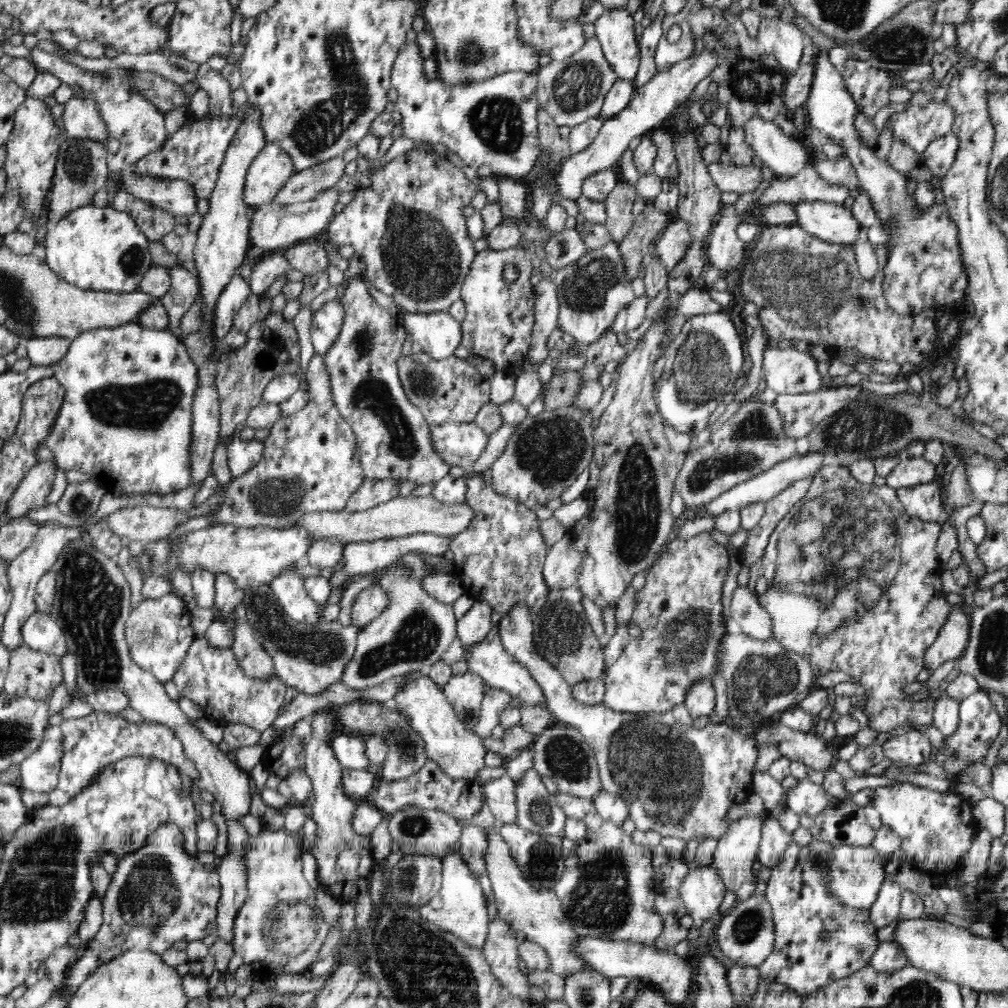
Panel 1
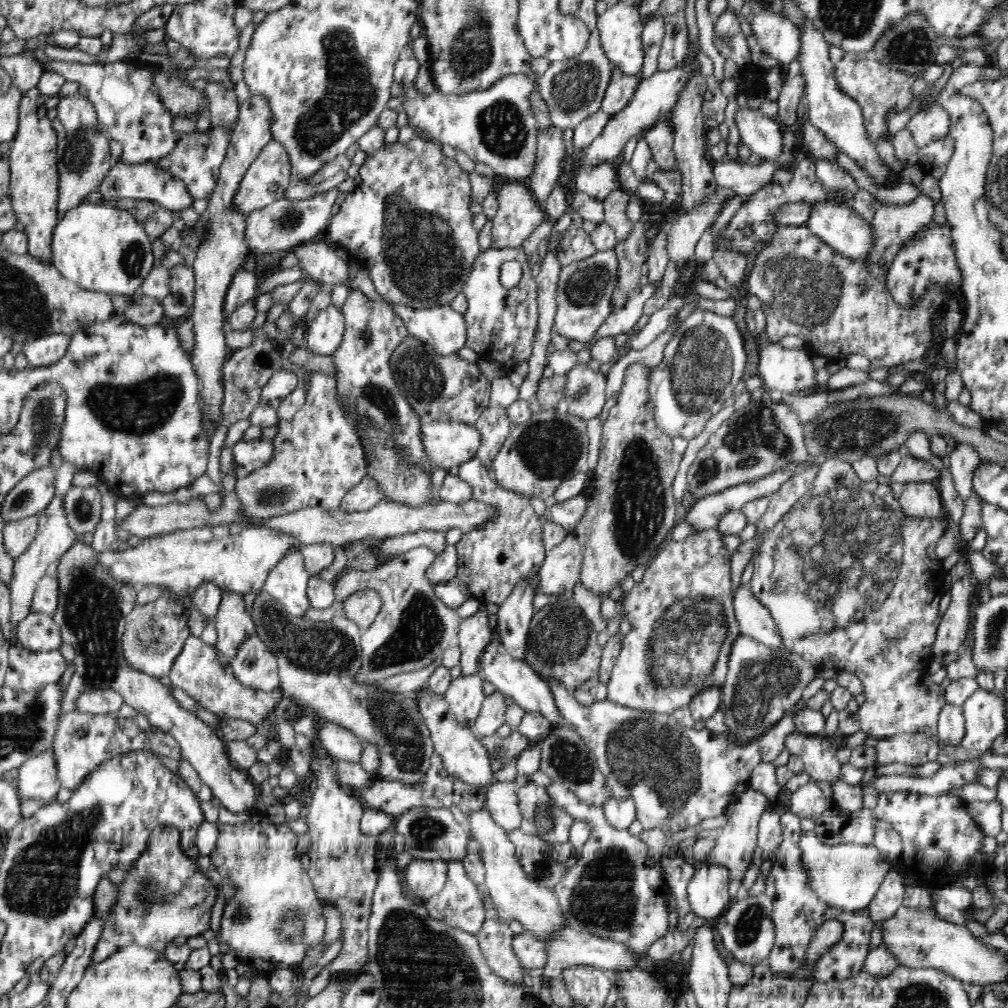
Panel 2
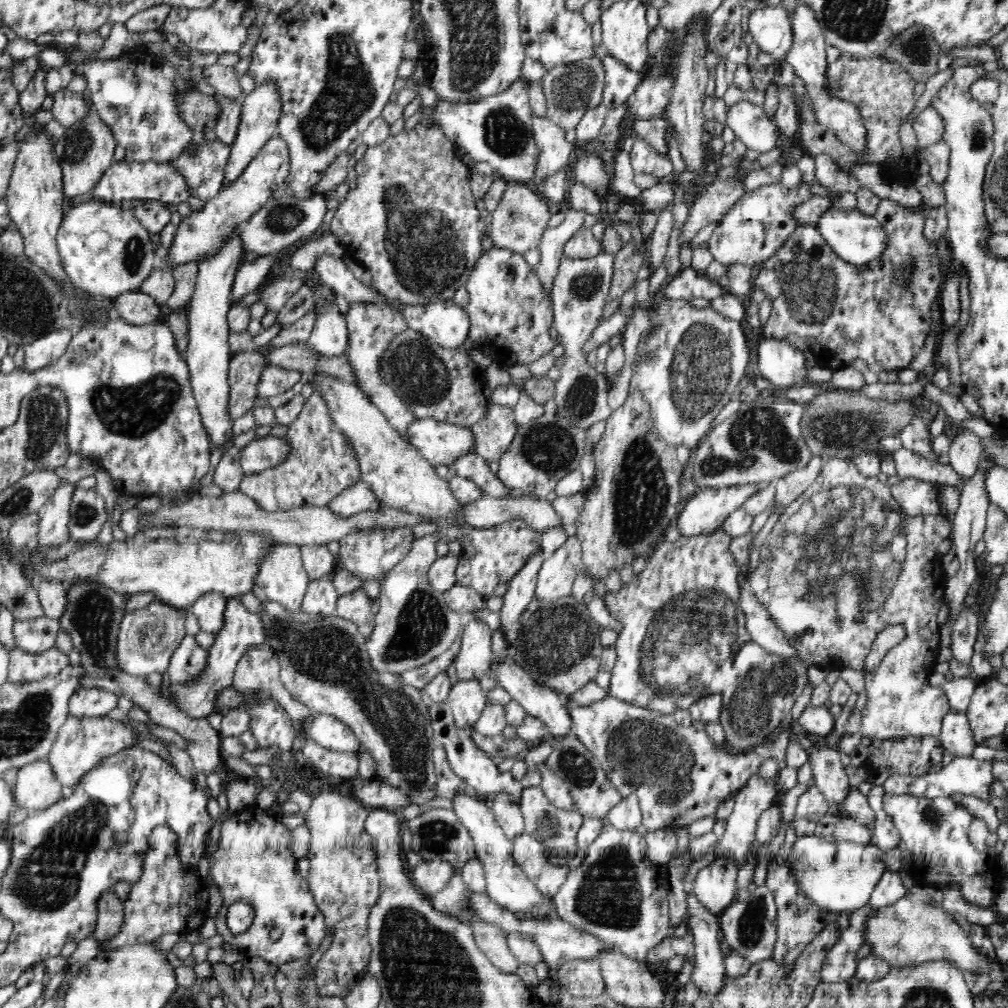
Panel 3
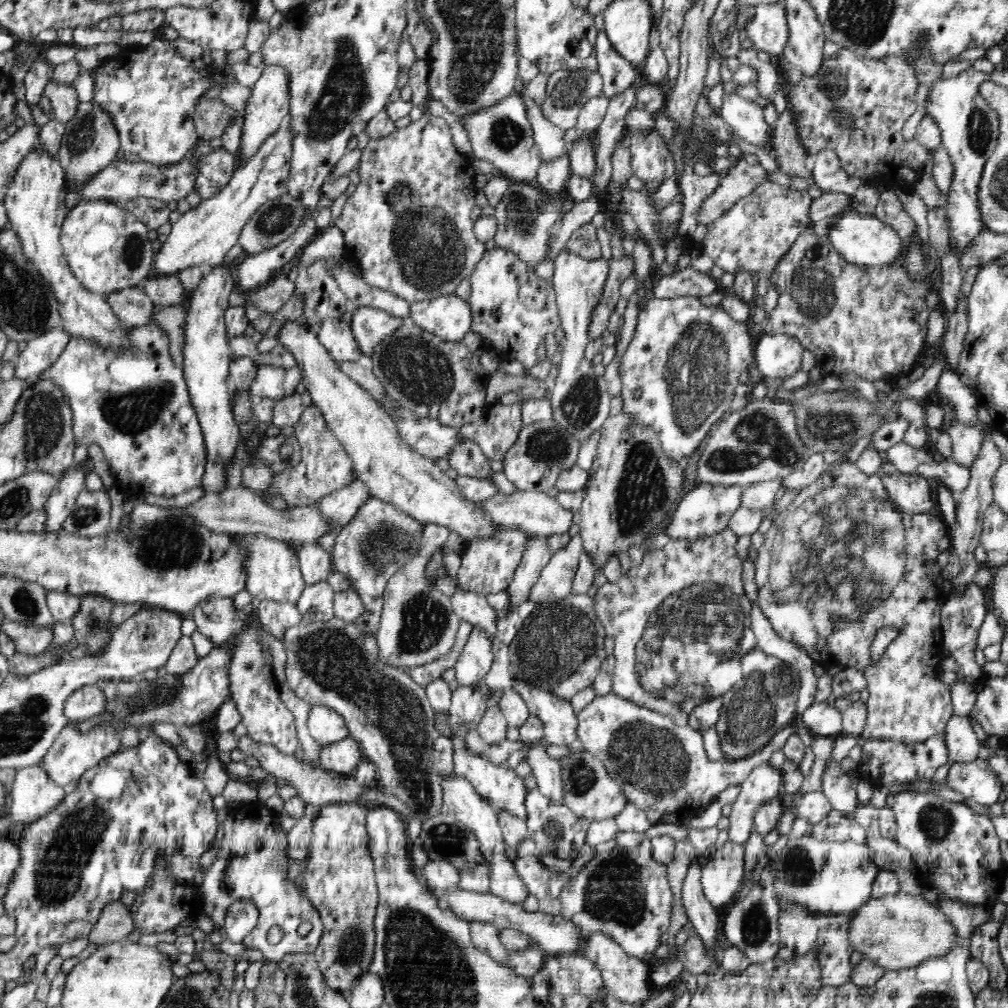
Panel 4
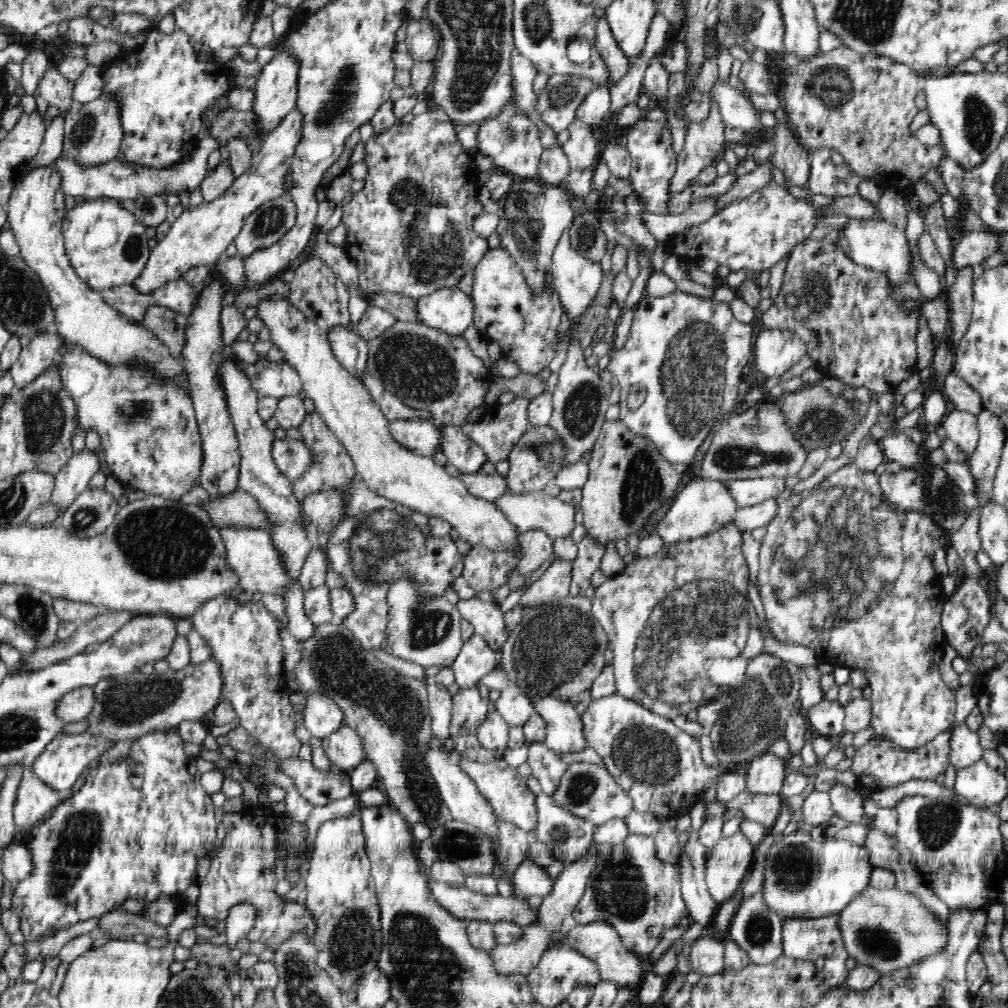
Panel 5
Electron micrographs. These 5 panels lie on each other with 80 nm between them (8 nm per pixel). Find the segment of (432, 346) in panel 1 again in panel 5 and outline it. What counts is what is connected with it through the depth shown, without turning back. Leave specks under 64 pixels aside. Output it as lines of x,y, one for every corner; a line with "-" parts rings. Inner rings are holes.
458,287
440,288
417,300
417,321
452,337
460,337
473,322
470,294

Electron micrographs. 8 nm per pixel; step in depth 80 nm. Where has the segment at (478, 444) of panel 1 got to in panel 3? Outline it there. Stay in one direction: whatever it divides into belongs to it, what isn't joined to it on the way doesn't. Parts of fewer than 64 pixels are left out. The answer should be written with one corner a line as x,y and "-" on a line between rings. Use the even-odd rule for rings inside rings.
432,416
416,419
406,428
408,442
435,467
450,466
460,456
475,448
470,427
434,420

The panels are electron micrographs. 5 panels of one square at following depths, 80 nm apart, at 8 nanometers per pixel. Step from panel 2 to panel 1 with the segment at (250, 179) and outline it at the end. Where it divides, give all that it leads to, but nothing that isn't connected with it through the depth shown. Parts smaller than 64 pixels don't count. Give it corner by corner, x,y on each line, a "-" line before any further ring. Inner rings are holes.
265,144
246,173
243,201
249,209
272,203
294,171
290,155
279,144

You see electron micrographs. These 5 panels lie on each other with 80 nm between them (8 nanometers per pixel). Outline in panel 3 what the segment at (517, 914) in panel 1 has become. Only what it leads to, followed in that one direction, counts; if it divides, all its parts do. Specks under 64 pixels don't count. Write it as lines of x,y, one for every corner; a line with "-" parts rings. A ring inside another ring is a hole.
465,792
455,793
451,797
453,812
470,833
475,842
475,853
482,861
485,870
485,888
487,896
497,906
501,906
514,914
524,914
528,918
552,916
550,912
550,899
544,898
538,887
520,869
513,857
513,841
506,837
503,828
497,825
495,815
492,813
490,803
483,798
468,796

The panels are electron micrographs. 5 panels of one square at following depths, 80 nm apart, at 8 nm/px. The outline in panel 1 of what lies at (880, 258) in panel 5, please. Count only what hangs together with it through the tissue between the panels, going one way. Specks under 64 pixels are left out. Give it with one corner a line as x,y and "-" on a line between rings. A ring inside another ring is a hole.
822,201
795,204
796,222
800,228
827,243
852,247
861,224
844,205

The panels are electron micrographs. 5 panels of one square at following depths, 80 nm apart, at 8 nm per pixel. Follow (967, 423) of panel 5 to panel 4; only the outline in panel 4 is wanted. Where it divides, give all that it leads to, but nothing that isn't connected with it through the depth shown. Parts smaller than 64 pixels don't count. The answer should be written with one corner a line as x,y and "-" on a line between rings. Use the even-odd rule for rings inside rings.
954,421
944,432
948,433
952,443
950,459
964,468
970,466
982,448
983,434
977,426

